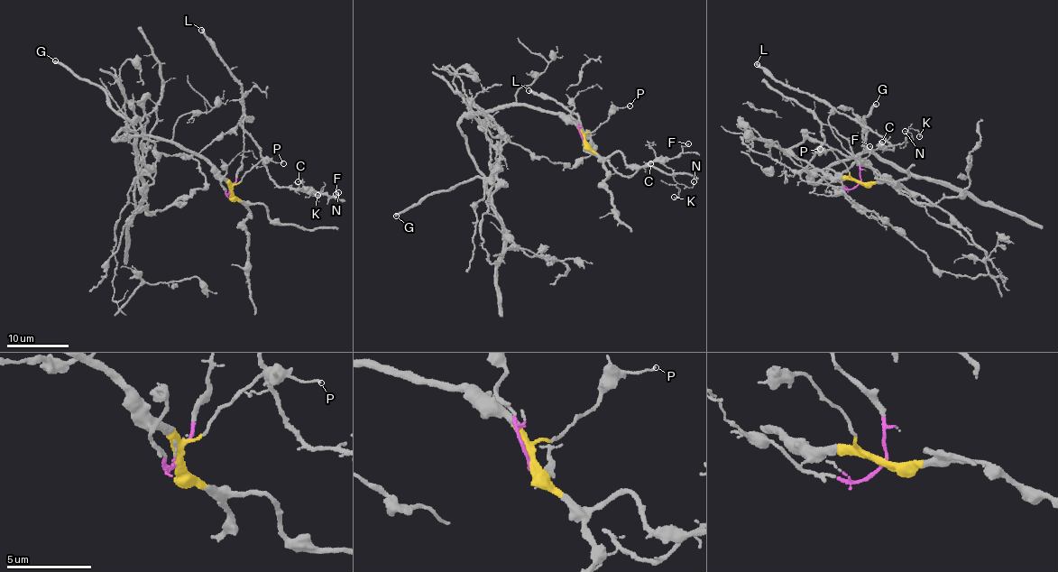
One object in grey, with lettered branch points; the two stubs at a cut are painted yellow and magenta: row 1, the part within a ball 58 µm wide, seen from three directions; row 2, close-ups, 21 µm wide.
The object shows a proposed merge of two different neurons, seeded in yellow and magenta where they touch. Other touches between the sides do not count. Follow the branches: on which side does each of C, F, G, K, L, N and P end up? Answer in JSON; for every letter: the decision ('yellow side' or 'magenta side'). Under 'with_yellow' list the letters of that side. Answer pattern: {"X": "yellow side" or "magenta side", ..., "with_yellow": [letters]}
{"C": "magenta side", "F": "magenta side", "G": "yellow side", "K": "magenta side", "L": "magenta side", "N": "magenta side", "P": "yellow side", "with_yellow": ["G", "P"]}

